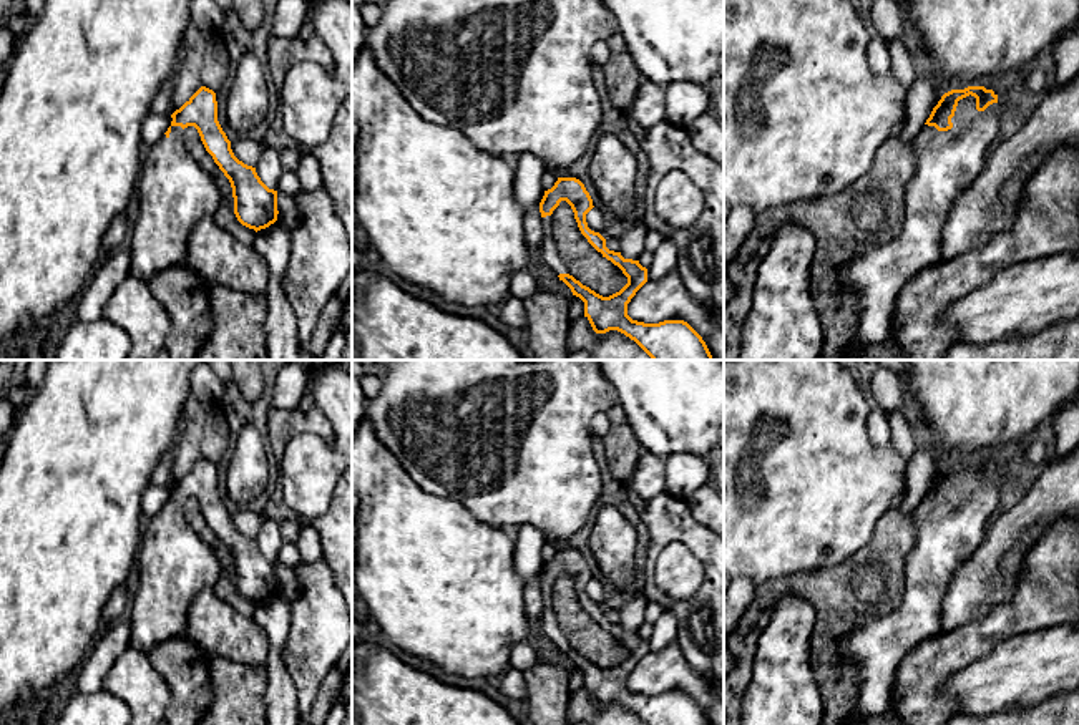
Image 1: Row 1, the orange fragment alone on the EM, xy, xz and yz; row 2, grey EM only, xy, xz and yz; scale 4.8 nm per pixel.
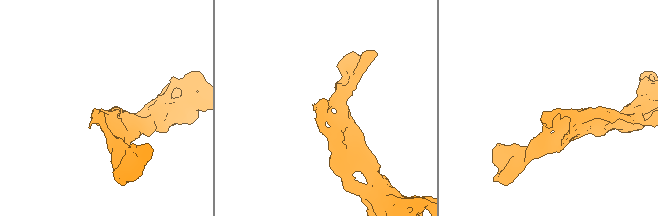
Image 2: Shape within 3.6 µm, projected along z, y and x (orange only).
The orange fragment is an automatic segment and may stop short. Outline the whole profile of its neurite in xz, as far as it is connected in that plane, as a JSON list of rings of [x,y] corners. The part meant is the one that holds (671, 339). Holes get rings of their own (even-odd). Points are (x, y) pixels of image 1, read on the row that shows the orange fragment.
[[[558,178],[540,202],[544,236],[535,252],[536,259],[544,262],[571,289],[573,295],[584,302],[584,317],[593,330],[596,333],[618,330],[634,340],[652,360],[714,360],[702,337],[687,322],[644,324],[627,315],[627,304],[647,282],[647,269],[639,260],[624,259],[621,252],[609,251],[606,239],[588,227],[586,214],[593,207],[593,199],[579,179]],[[561,201],[571,206],[578,227],[588,242],[627,277],[627,284],[619,292],[603,297],[569,274],[549,224],[553,211]]]

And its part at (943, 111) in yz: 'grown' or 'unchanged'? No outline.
grown

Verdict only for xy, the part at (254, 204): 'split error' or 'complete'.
split error

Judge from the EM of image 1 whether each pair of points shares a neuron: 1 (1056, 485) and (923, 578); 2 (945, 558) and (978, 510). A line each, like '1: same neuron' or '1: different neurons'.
1: different neurons
2: same neuron

